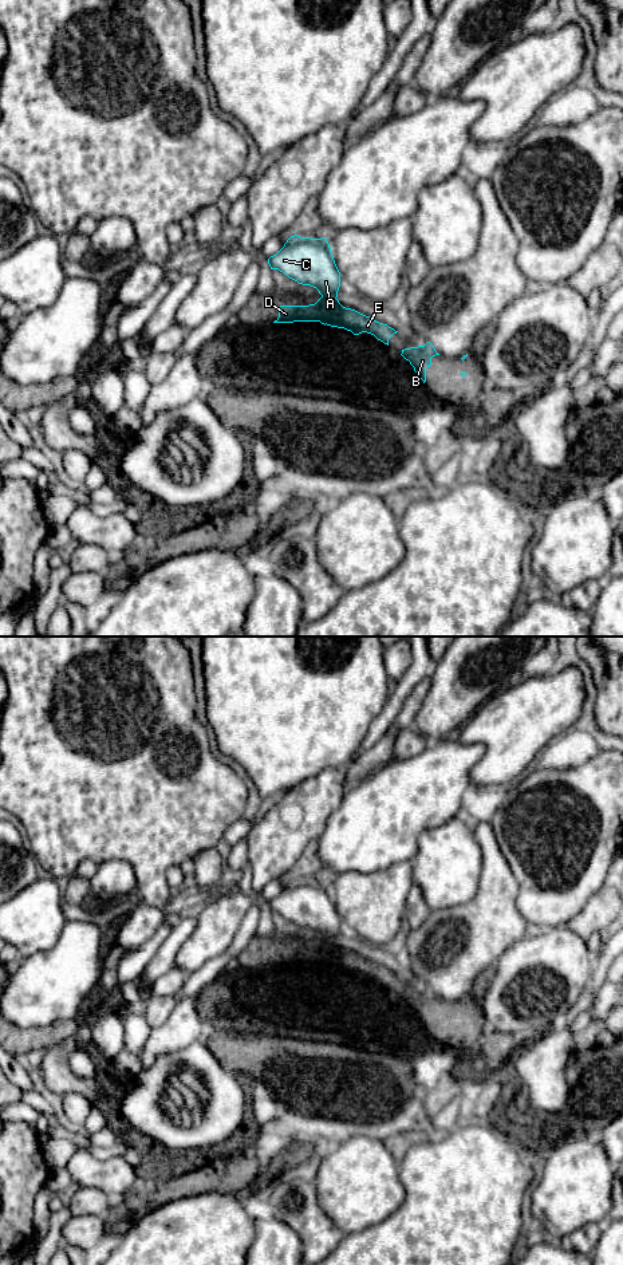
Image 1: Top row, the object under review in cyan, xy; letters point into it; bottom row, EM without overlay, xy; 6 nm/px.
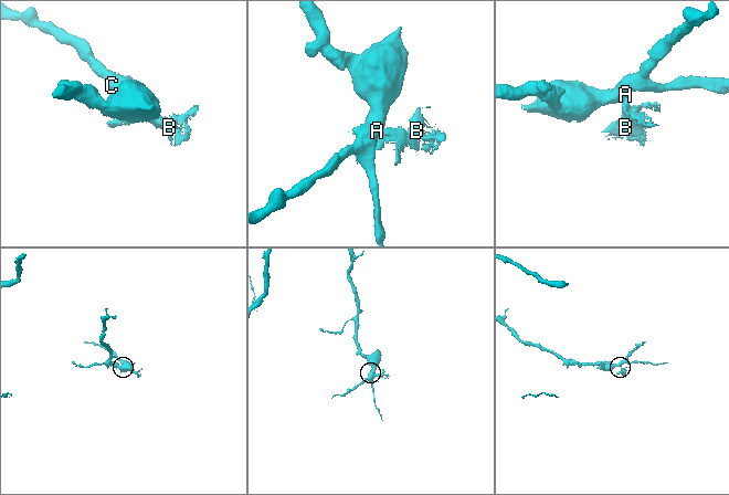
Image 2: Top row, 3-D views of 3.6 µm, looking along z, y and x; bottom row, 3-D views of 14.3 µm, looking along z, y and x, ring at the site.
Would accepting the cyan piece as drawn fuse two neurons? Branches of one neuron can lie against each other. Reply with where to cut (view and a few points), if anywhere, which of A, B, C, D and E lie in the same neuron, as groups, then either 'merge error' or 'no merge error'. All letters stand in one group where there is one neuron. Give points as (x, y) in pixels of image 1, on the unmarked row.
cut in xy along (322, 938), (335, 941); A C / B D E; merge error

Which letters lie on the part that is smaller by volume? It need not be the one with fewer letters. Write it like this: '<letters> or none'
B, D, E

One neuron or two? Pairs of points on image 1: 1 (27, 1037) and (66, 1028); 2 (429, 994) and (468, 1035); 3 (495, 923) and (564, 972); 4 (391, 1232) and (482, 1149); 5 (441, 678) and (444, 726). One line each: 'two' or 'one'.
1: one
2: one
3: two
4: one
5: one

